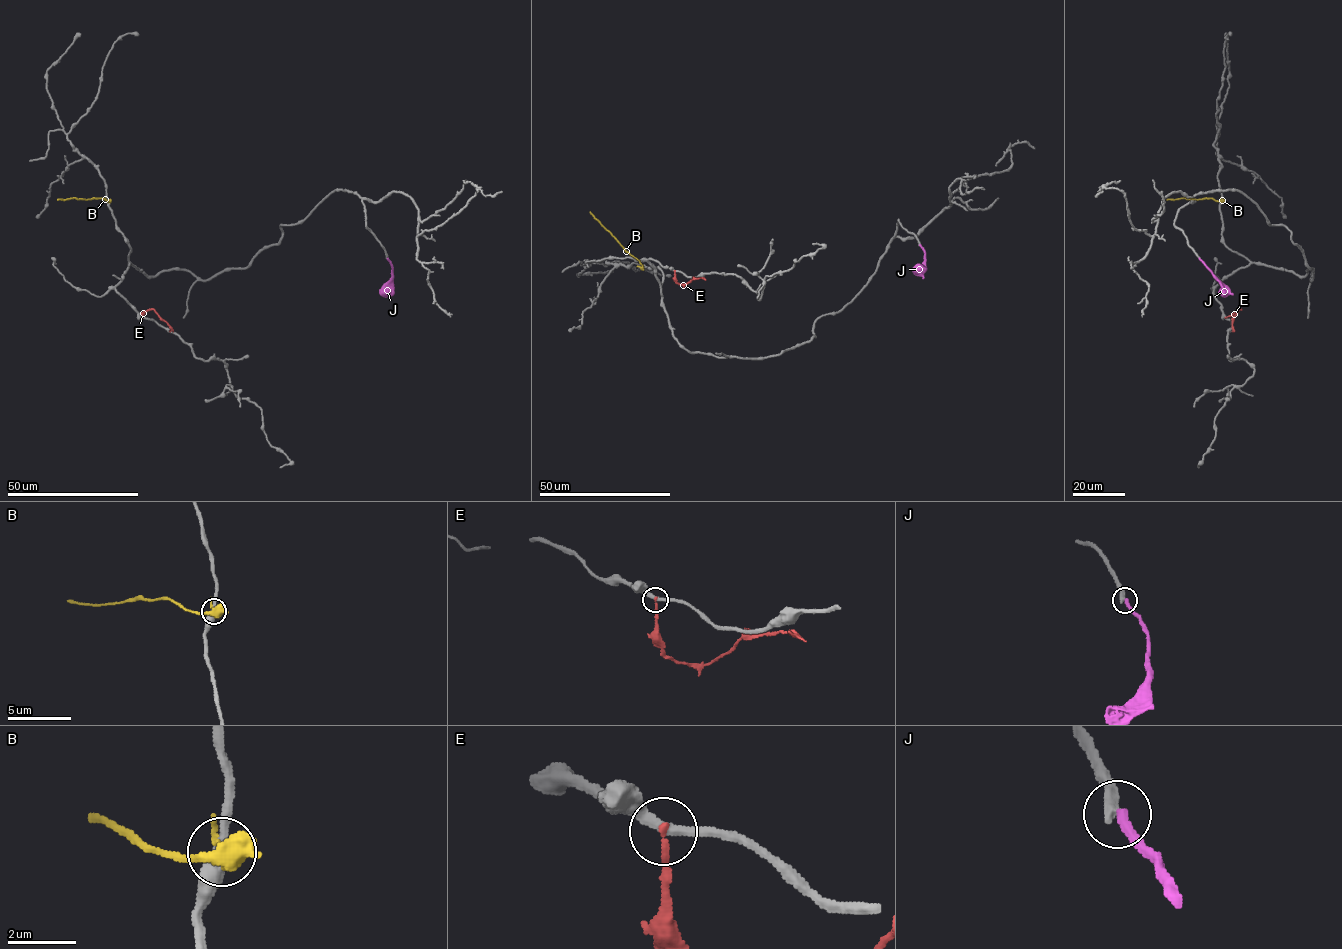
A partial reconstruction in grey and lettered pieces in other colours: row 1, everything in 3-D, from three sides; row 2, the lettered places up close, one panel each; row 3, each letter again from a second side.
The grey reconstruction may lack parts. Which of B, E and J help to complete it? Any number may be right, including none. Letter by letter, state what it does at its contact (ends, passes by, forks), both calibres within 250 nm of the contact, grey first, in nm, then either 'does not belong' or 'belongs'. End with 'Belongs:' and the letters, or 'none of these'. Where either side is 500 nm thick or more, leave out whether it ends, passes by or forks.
B: it forks there; 400 nm thick on the grey side, 360 nm on the other; does not belong
E: it ends there; 320 nm thick on the grey side, 190 nm on the other; does not belong
J: it ends there; 360 nm thick on the grey side, 300 nm on the other; does not belong
Belongs: none of these

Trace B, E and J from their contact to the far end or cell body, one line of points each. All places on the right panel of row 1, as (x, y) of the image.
B: (1221, 201), (1166, 199)
E: (1226, 317), (1239, 309), (1232, 319), (1234, 331)
J: (1199, 258), (1226, 296)

